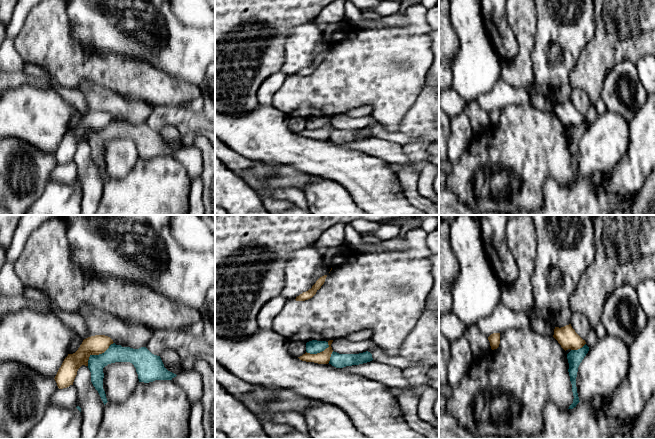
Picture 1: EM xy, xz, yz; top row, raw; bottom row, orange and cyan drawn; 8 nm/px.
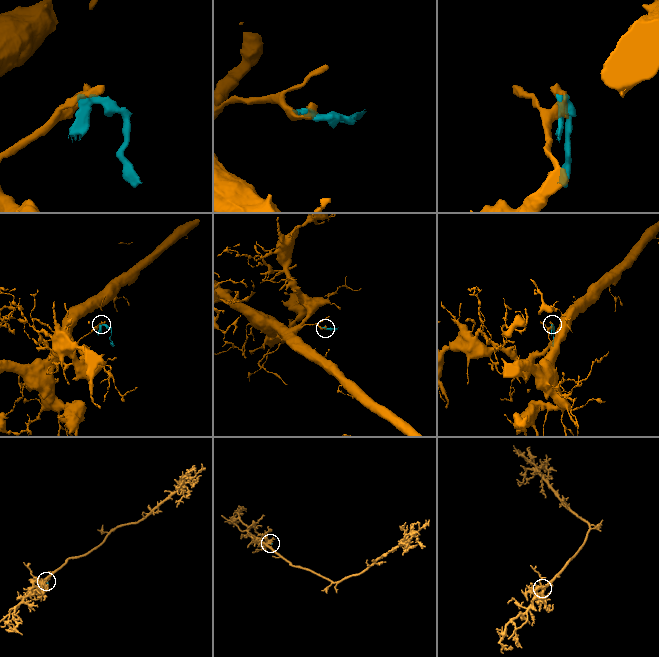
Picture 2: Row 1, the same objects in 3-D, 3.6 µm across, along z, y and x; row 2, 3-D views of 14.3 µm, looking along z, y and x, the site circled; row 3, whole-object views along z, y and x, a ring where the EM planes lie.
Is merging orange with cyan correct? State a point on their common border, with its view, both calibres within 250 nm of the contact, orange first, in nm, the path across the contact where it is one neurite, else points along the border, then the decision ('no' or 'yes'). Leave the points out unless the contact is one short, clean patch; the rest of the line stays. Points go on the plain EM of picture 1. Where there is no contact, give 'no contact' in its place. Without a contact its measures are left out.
meets orange in xy at (97, 130); 160 nm thick on the orange side, 140 nm on the other; border along xy (113, 118), (103, 128), (92, 130), (87, 141); no

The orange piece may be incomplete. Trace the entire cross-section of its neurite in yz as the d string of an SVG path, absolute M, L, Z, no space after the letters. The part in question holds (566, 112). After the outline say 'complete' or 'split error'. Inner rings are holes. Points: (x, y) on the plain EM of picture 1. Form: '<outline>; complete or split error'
M571 100L561 104L555 103L553 113L565 127L568 125L578 126L586 120L585 116L575 108Z; complete

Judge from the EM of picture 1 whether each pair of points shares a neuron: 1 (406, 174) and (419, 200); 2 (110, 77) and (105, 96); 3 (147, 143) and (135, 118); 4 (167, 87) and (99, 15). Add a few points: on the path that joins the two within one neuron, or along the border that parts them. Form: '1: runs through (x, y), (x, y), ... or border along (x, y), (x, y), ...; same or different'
1: runs through (408, 180), (410, 191), (413, 194); same
2: border along (85, 80), (90, 80), (115, 91), (127, 100); different
3: runs through (144, 137), (136, 129), (136, 124); same
4: border along (117, 54), (123, 57), (144, 59), (161, 69); different

